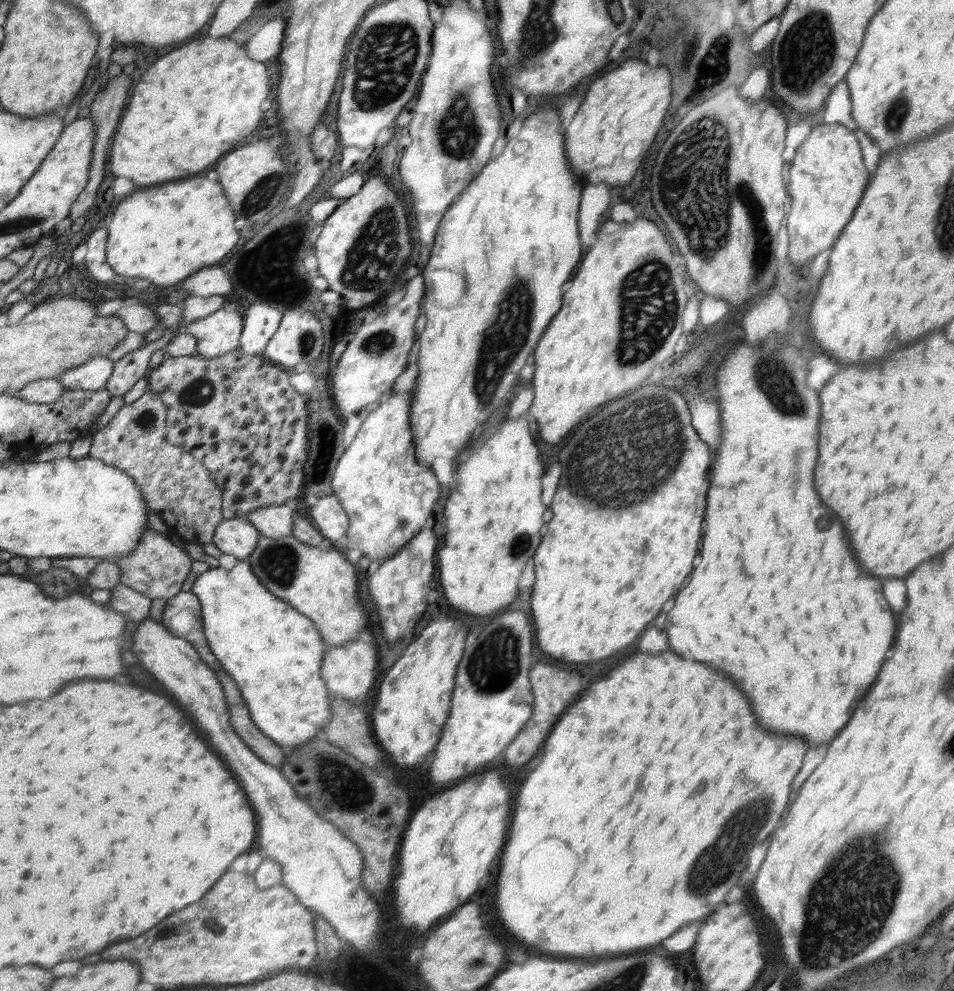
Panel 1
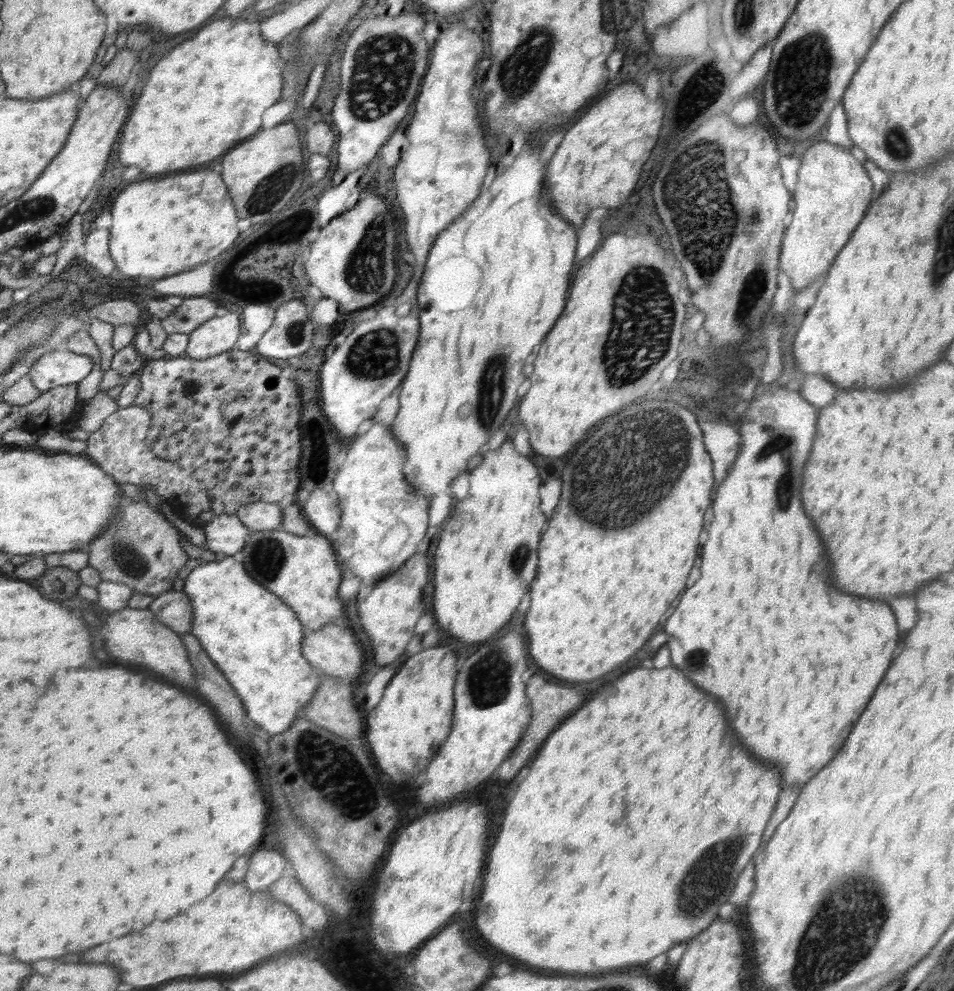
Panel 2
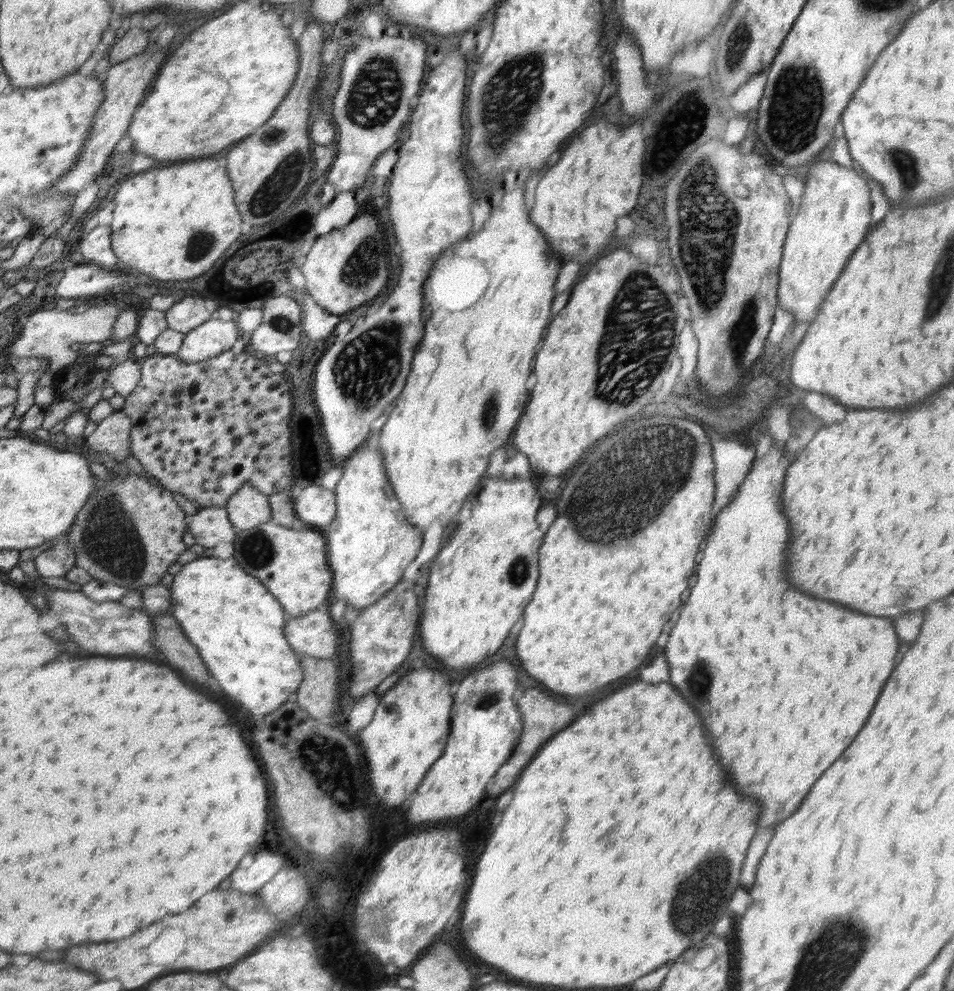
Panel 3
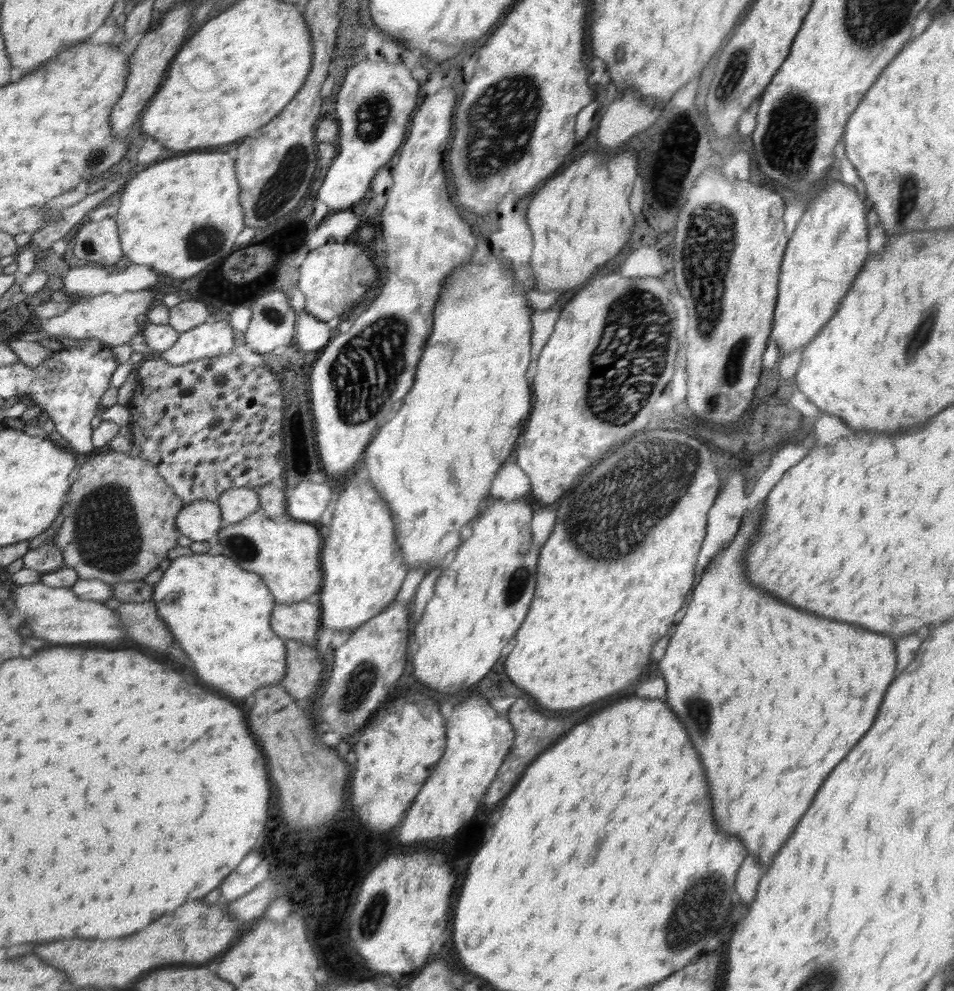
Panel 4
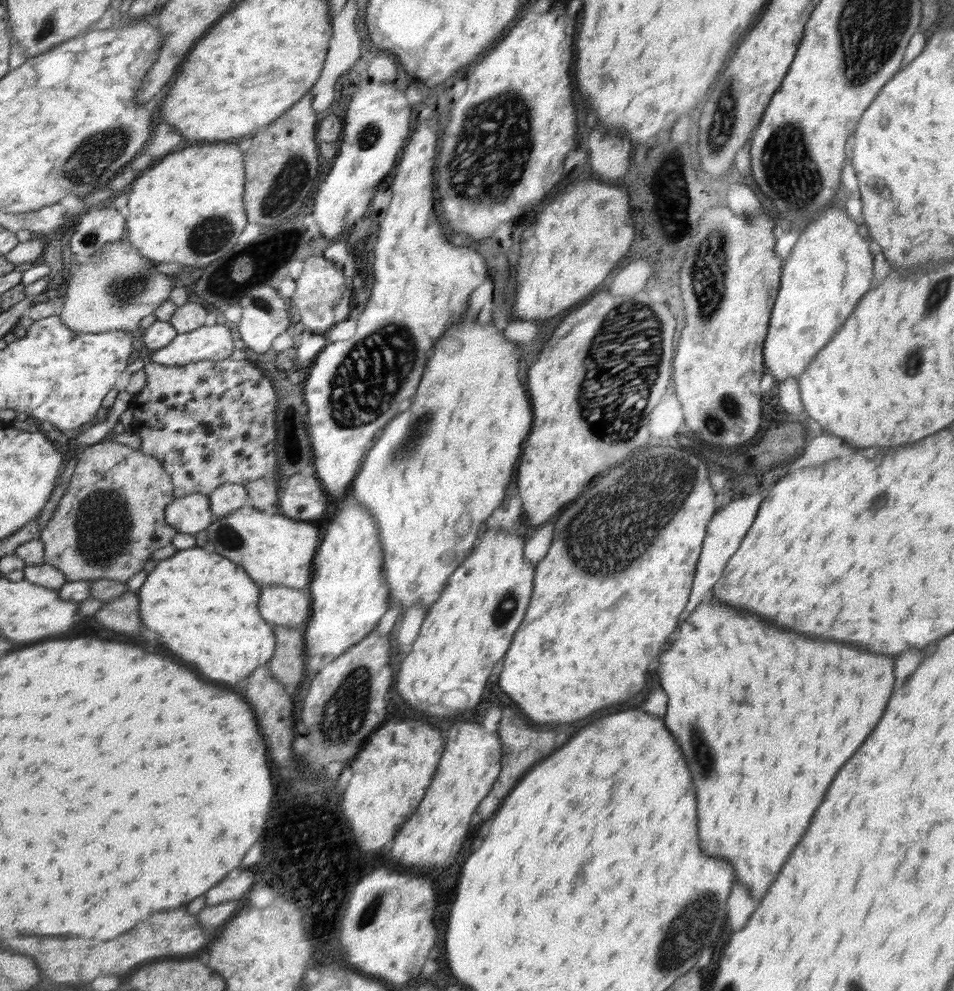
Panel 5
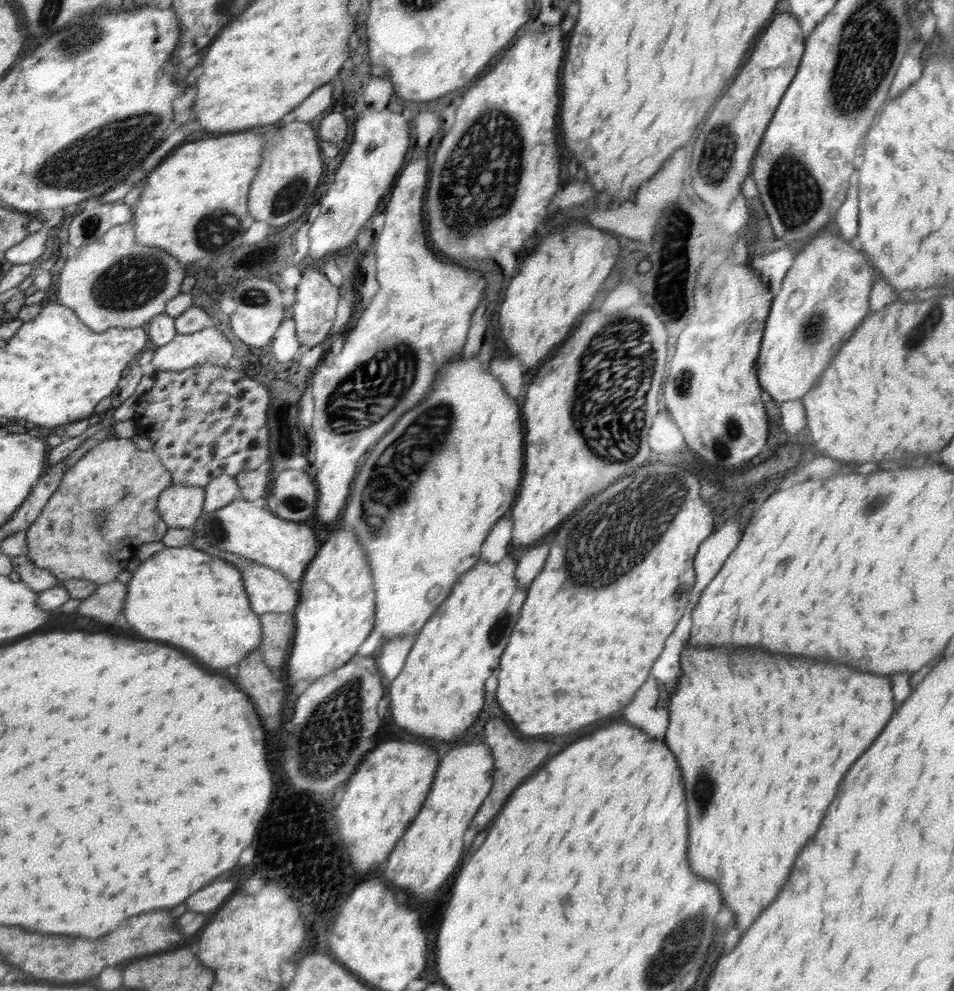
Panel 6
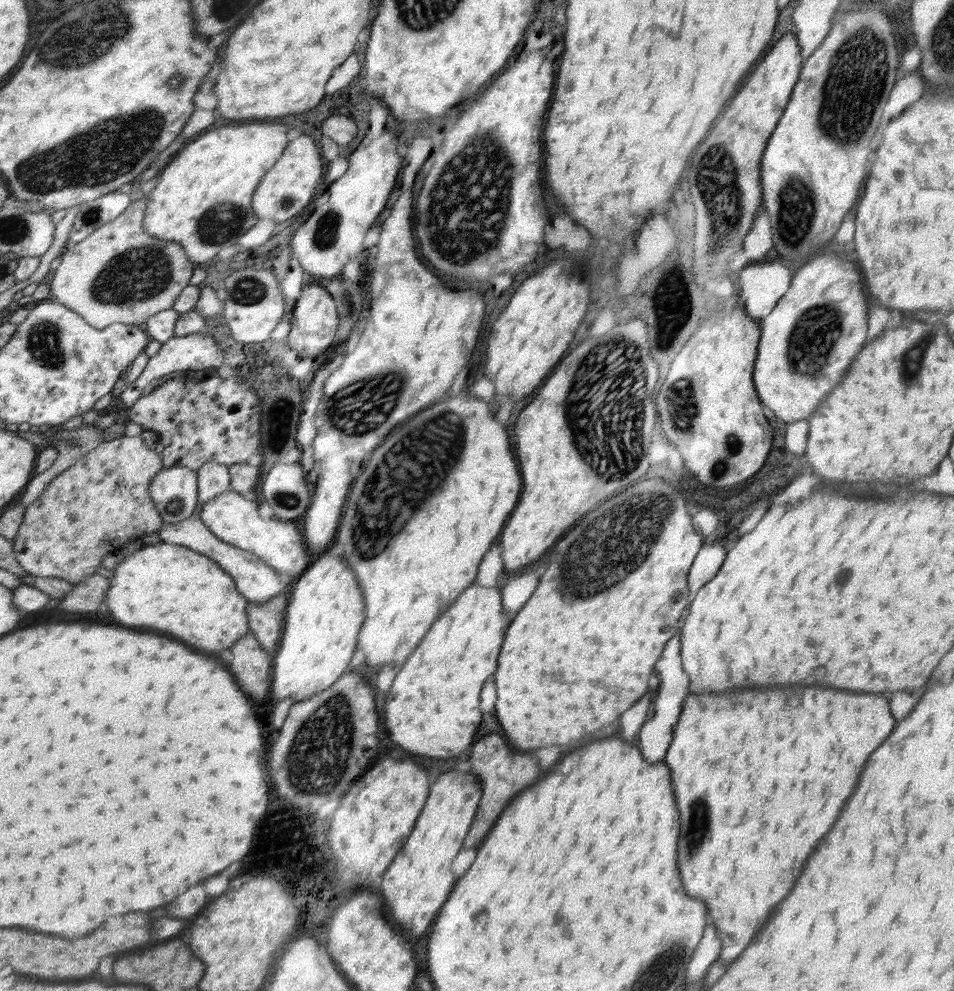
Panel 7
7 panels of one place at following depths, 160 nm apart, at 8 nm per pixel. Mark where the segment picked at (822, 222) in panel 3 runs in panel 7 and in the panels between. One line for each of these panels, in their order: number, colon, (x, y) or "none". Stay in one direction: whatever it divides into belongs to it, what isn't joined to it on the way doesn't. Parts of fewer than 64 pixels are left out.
4: (823, 257)
5: (829, 270)
6: (823, 298)
7: (807, 343)

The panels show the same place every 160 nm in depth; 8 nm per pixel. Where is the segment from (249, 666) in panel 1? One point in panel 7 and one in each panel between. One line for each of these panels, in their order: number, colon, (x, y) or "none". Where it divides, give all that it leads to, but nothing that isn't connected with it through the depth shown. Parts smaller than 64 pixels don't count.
2: (254, 637)
3: (237, 624)
4: (218, 612)
5: (206, 608)
6: (193, 600)
7: (164, 586)

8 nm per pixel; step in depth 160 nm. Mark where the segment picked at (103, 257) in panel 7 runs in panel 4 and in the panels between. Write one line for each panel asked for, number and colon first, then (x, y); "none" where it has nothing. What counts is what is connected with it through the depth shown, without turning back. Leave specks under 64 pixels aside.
4: (112, 318)
5: (113, 290)
6: (113, 281)

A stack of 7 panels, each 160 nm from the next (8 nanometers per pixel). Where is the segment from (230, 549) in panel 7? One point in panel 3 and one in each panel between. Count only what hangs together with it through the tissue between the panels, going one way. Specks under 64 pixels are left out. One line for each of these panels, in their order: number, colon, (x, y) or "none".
3: (313, 634)
4: (301, 621)
5: (280, 605)
6: (269, 591)

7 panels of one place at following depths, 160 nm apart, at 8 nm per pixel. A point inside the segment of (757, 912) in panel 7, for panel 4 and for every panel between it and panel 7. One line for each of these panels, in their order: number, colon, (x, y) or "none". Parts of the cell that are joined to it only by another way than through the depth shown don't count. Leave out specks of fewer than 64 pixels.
4: (804, 690)
5: (759, 778)
6: (763, 742)

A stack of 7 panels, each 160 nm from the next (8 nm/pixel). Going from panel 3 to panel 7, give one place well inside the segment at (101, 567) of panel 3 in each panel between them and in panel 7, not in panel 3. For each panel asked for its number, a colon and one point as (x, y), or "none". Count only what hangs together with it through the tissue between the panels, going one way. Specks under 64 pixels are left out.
4: (121, 522)
5: (112, 517)
6: (105, 506)
7: (90, 510)

